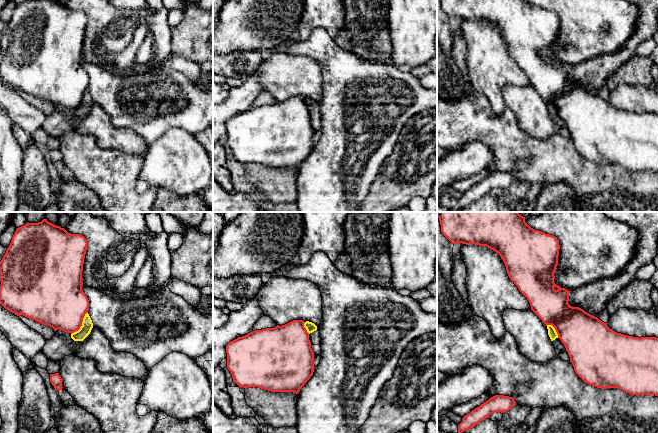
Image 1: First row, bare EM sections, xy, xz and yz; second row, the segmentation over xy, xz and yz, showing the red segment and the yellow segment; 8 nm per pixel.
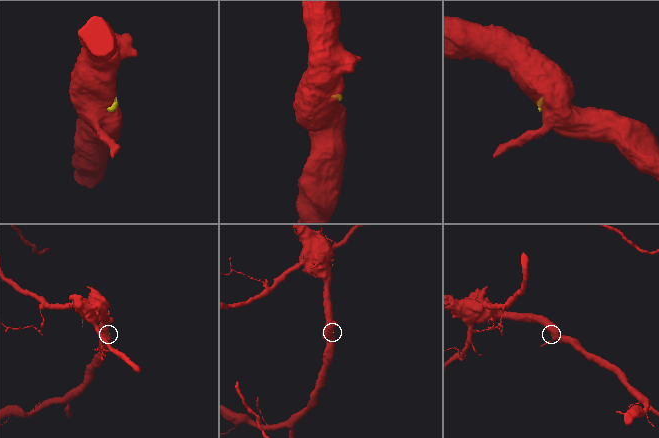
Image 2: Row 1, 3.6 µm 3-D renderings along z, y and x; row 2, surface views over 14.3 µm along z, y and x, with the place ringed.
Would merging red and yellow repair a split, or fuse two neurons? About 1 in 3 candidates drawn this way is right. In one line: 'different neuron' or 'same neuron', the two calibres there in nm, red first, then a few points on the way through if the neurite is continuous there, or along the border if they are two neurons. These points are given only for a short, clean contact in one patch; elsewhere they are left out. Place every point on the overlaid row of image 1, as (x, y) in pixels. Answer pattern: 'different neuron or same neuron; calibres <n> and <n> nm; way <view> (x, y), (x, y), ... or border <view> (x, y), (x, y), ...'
different neuron; calibres 420 and 90 nm; border xy (87, 312), (83, 318), (82, 325), (71, 334)

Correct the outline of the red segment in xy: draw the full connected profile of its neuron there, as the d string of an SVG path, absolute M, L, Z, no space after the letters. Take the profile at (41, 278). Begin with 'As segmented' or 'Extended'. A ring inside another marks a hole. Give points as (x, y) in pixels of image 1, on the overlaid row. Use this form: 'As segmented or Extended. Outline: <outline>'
As segmented. Outline: M47 219L17 228L0 261L0 304L15 315L48 325L54 331L78 331L89 310L89 300L82 290L87 245L84 236L68 233Z

